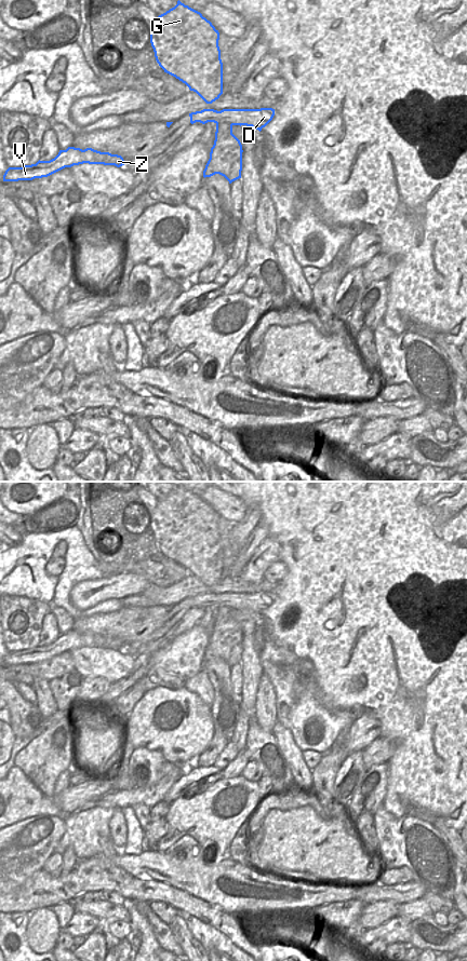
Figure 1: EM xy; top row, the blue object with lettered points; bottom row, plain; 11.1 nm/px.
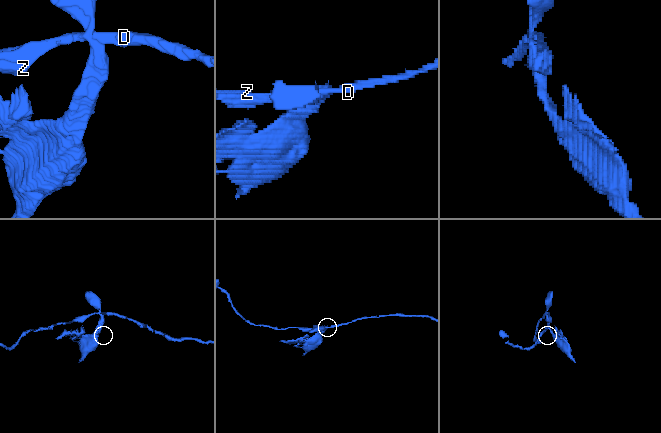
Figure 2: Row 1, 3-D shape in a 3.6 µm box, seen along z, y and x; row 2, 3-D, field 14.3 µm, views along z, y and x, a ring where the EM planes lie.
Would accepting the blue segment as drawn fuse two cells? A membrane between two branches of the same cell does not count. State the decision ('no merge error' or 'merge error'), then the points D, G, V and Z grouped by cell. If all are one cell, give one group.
merge error | D V Z / G

